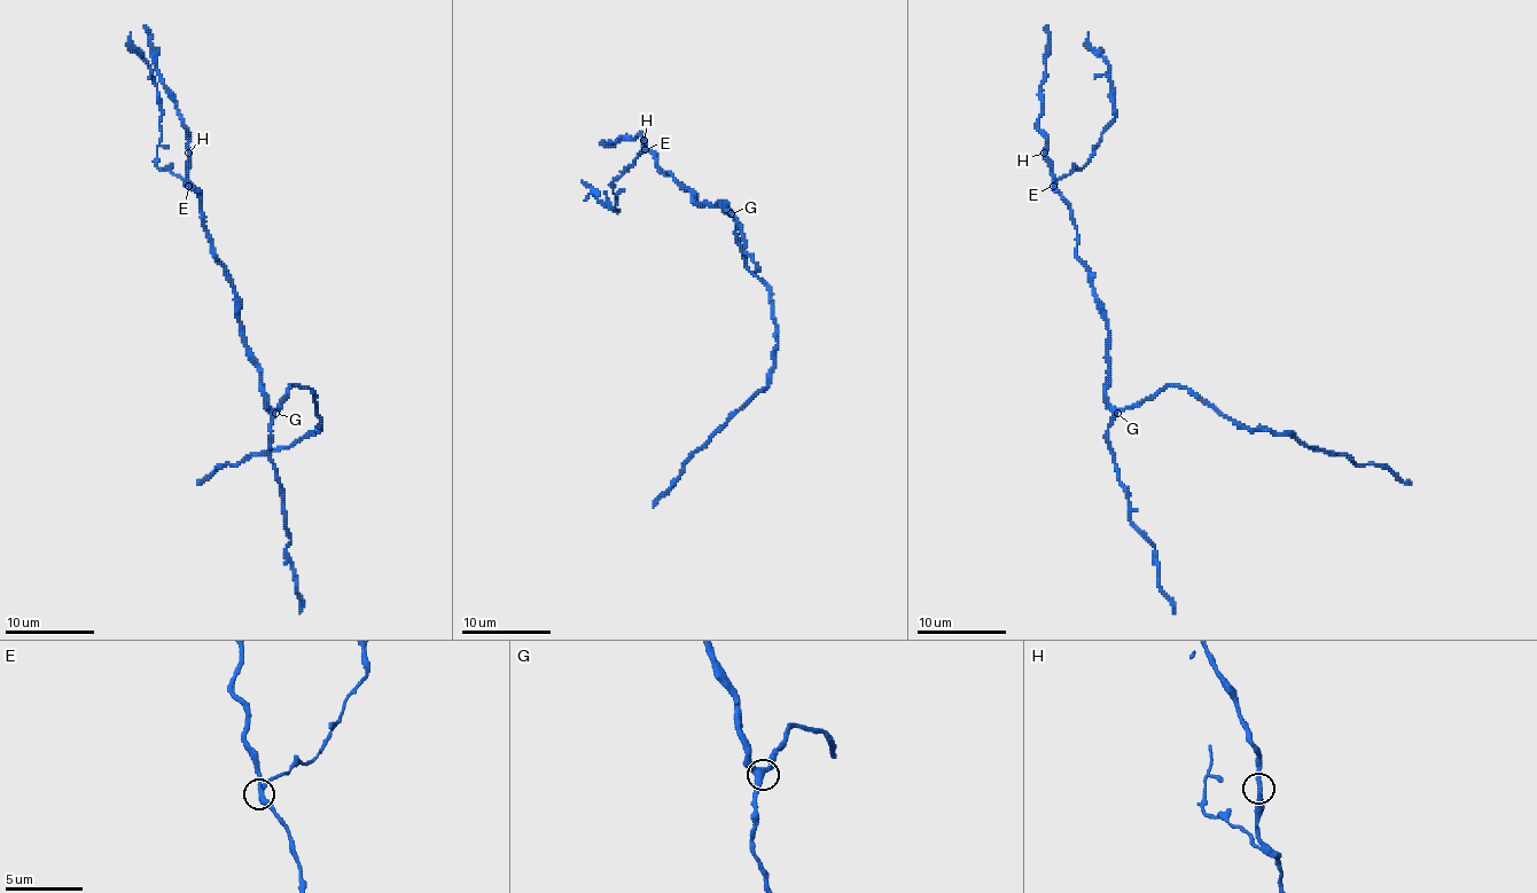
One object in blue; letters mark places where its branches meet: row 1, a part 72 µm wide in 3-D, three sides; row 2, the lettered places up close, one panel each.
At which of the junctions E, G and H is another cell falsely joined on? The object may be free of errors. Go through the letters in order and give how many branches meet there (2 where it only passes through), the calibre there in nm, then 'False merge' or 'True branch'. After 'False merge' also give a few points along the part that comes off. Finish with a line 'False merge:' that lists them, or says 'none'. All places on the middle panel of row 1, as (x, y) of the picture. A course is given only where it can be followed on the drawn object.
E: Branches: 3. Thickness 280 nm. False merge. Course of the part to remove: (644, 149), (613, 180), (617, 211), (606, 206), (586, 185)
G: Branches: 3. Thickness 380 nm. True branch
H: Branches: 2. Thickness 320 nm. True branch
False merge: E

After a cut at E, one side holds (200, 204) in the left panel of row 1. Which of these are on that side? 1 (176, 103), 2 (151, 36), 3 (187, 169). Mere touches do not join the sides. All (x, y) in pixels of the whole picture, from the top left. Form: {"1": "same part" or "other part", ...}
{"1": "same part", "2": "same part", "3": "same part"}

